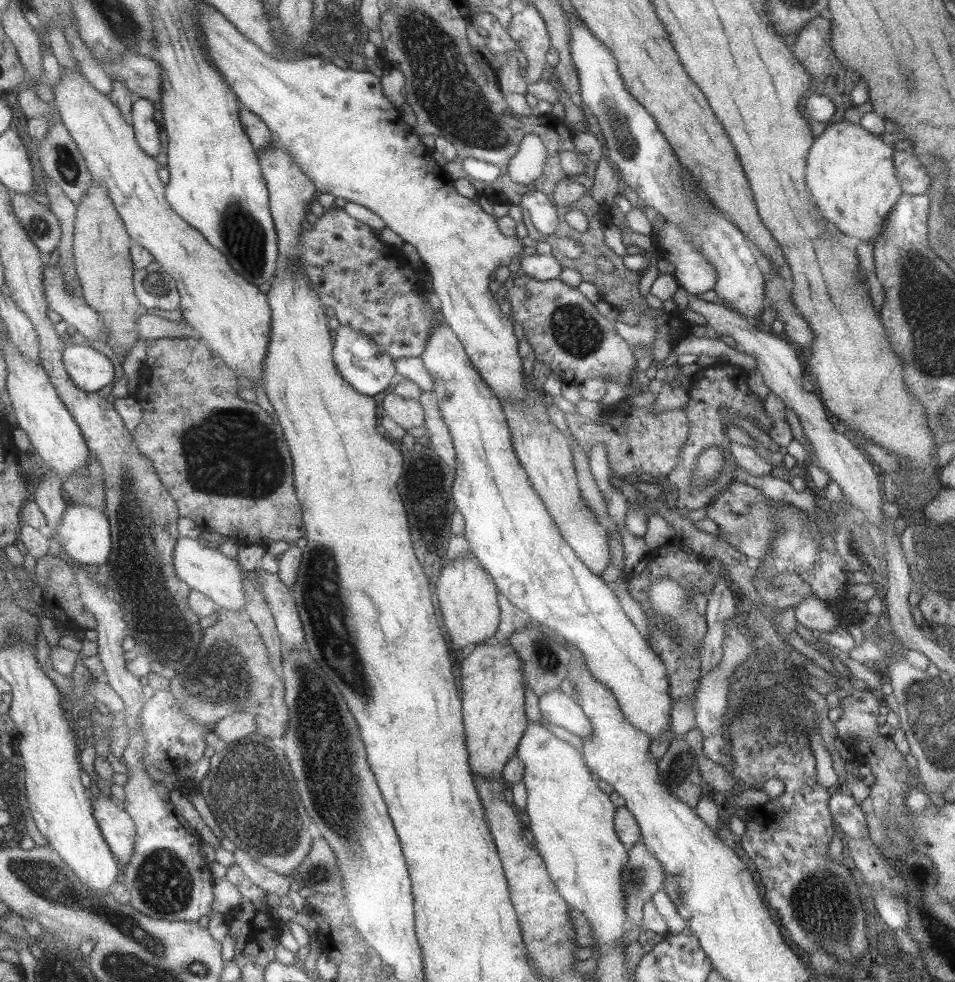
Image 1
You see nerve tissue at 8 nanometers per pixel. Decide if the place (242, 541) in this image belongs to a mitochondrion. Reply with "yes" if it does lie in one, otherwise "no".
no

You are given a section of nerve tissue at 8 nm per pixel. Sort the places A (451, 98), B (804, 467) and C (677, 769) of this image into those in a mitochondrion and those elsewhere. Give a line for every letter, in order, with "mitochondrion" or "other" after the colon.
A: mitochondrion
B: other
C: mitochondrion

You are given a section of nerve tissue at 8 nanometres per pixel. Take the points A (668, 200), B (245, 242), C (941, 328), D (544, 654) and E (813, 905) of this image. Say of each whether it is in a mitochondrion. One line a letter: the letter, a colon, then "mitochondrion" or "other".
A: other
B: mitochondrion
C: mitochondrion
D: mitochondrion
E: mitochondrion

